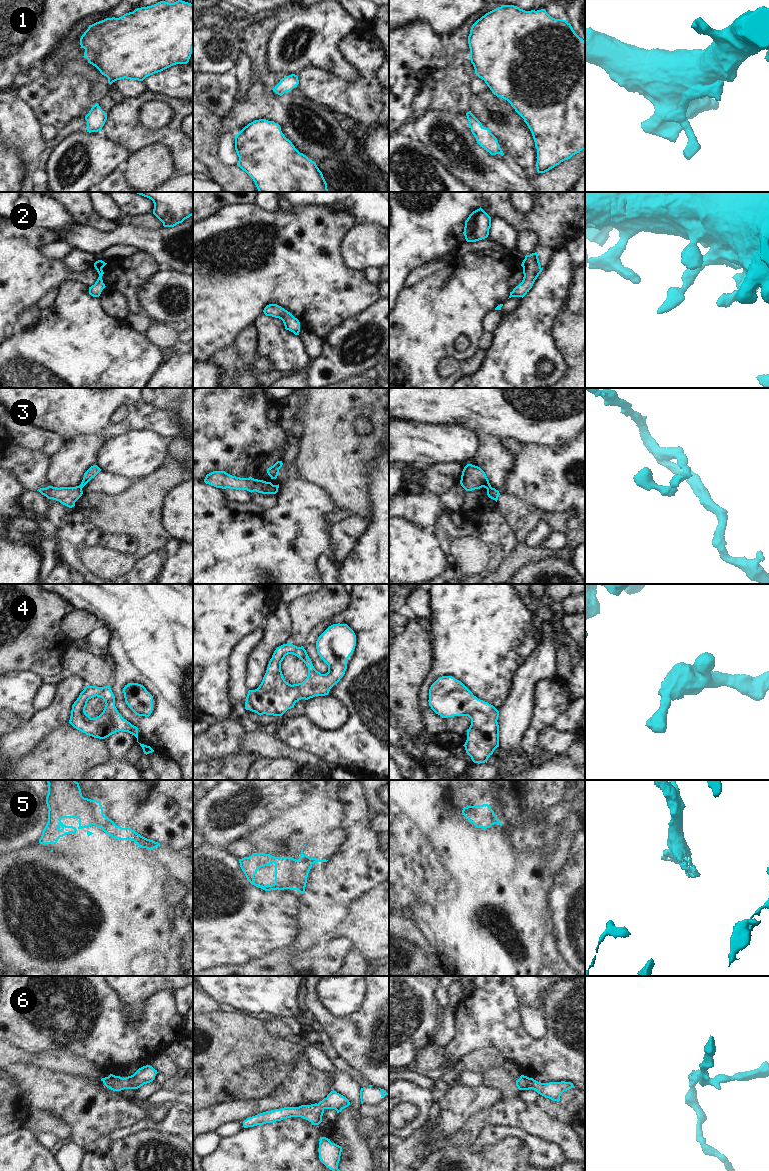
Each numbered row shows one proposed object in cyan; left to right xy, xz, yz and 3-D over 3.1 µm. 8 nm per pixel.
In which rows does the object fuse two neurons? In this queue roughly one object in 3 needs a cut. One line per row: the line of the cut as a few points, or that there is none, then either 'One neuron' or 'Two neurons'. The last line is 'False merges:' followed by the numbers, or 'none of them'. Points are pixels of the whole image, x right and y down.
1: No split. One neuron
2: No split. One neuron
3: Split along xy (77, 486), (81, 489). Two neurons
4: No split. One neuron
5: No split. One neuron
6: No split. One neuron
False merges: 3

